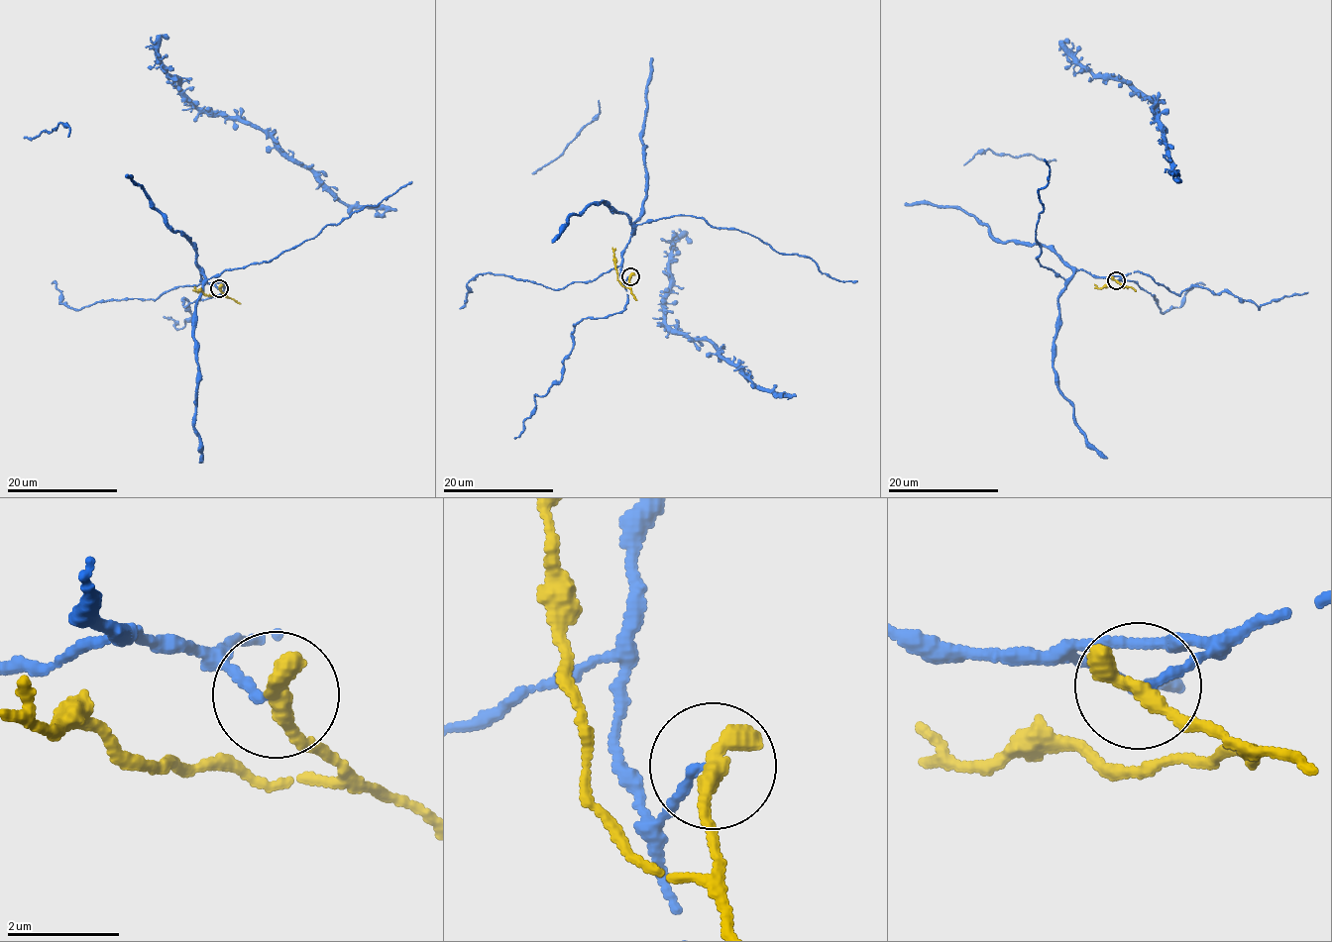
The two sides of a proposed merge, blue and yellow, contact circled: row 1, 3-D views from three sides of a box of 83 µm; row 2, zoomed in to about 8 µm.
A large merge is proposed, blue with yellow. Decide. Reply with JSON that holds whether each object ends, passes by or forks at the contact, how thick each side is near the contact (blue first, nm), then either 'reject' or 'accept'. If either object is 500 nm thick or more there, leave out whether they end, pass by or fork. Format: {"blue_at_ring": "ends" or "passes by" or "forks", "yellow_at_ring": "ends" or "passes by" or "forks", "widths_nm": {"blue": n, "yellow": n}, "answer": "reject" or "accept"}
{"blue_at_ring": "ends", "yellow_at_ring": "ends", "widths_nm": {"blue": 150, "yellow": 400}, "answer": "reject"}

